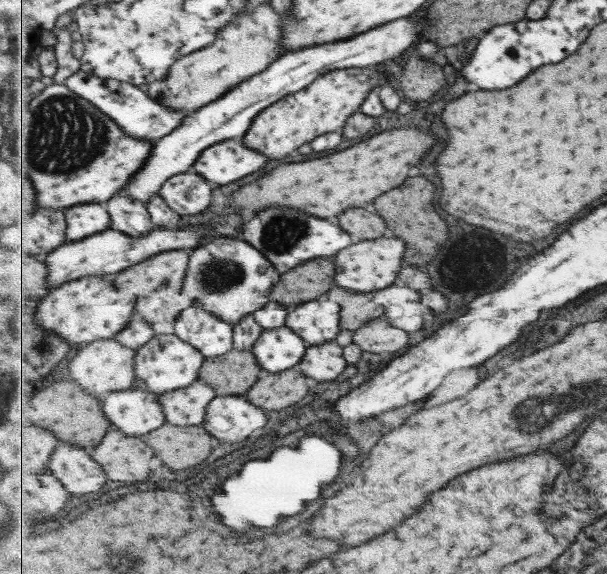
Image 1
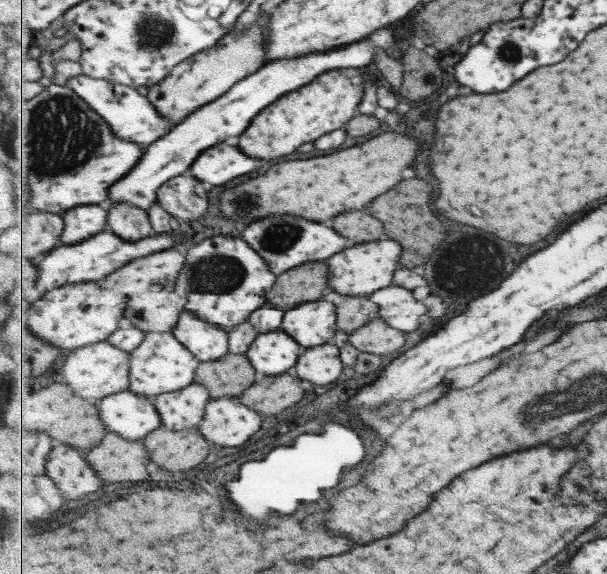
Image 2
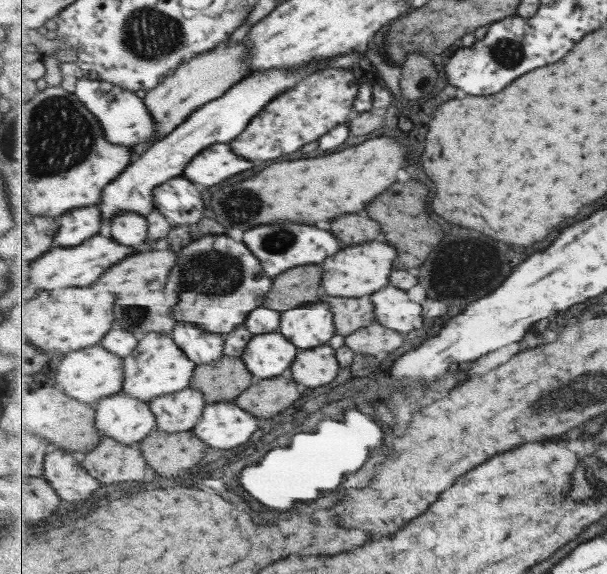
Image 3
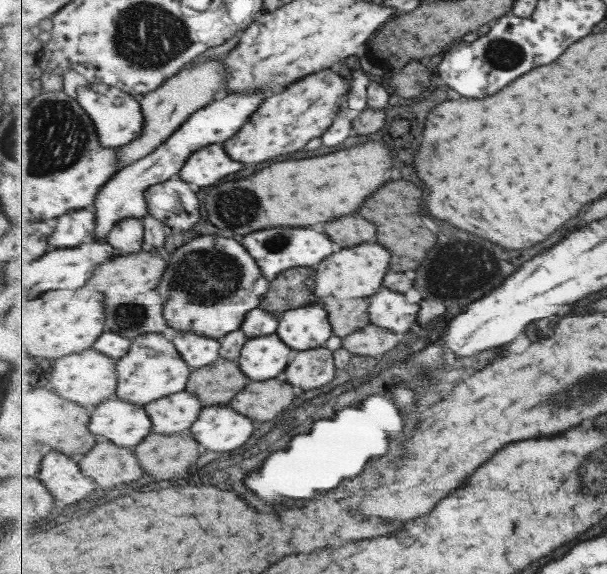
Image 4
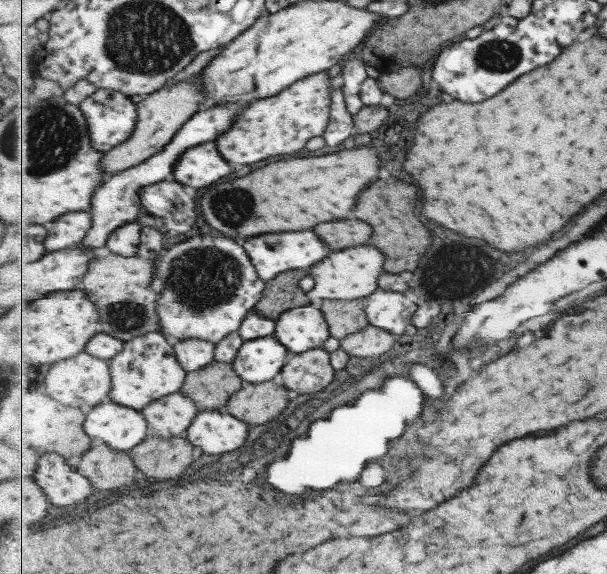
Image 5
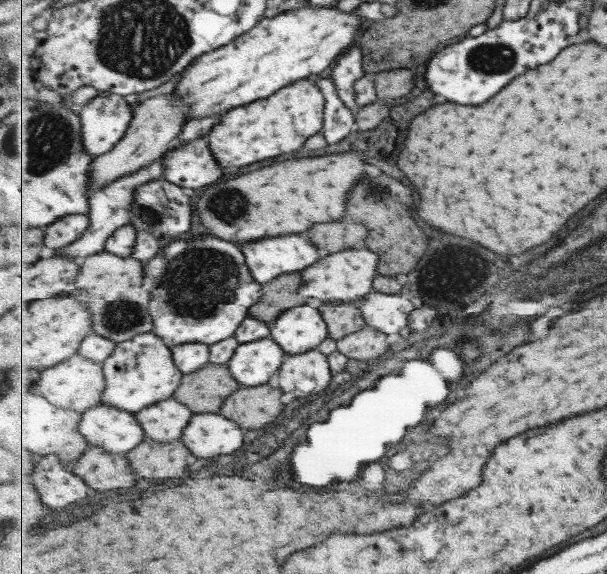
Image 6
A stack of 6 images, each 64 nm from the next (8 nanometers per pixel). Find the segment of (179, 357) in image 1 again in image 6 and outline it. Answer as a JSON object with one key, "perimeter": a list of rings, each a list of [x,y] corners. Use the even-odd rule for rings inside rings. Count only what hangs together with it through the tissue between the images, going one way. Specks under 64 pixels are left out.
{"perimeter":[[[153,331],[117,343],[116,351],[102,365],[106,368],[107,390],[101,404],[133,413],[173,397],[185,376],[175,363],[172,348]]]}

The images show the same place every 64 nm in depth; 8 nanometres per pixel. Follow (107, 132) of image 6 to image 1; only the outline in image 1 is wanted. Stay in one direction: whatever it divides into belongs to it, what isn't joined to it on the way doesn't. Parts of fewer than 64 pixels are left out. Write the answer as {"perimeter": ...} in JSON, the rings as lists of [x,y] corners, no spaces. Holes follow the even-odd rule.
{"perimeter":[[[85,70],[76,72],[66,80],[66,84],[79,96],[89,99],[91,104],[99,107],[133,138],[144,138],[155,143],[158,139],[174,132],[185,121],[187,115],[182,110],[171,110],[165,103],[153,99],[149,94],[129,82],[114,78],[101,78],[99,75],[88,74]]]}

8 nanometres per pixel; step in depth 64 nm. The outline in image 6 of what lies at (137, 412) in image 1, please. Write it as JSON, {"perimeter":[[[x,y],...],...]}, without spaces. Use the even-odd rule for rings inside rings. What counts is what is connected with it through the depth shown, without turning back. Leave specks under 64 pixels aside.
{"perimeter":[[[99,404],[87,409],[82,415],[81,433],[87,442],[109,454],[131,452],[135,446],[147,440],[137,413]]]}

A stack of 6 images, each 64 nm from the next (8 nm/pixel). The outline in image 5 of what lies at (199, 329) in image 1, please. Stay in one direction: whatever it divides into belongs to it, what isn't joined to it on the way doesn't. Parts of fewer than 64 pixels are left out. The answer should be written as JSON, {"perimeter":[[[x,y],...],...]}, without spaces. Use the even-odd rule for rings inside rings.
{"perimeter":[[[186,338],[174,341],[179,363],[186,368],[187,373],[205,369],[215,361],[216,344],[198,338]]]}

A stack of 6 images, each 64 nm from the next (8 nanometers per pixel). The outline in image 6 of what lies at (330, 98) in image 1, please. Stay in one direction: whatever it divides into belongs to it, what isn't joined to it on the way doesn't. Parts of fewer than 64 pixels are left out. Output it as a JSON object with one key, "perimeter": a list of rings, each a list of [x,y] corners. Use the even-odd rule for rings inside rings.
{"perimeter":[[[313,78],[297,81],[278,90],[269,98],[252,102],[247,106],[231,109],[222,123],[214,126],[209,136],[211,150],[223,168],[249,166],[261,160],[289,156],[305,146],[305,142],[321,132],[326,116],[326,95]]]}

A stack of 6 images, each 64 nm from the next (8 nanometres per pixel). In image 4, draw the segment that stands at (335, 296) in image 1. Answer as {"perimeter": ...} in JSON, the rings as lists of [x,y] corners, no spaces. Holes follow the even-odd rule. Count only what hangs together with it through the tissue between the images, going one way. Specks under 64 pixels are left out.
{"perimeter":[[[325,296],[322,307],[329,313],[333,335],[340,338],[345,338],[372,323],[368,297],[335,298]]]}

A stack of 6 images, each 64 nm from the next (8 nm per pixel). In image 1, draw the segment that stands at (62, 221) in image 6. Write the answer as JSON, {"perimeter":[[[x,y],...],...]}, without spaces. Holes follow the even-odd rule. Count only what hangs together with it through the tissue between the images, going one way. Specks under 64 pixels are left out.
{"perimeter":[[[91,203],[91,204],[82,204],[70,207],[69,209],[64,210],[64,213],[67,216],[67,240],[68,241],[77,241],[81,238],[87,238],[94,234],[99,234],[104,230],[111,228],[112,218],[110,211],[106,209],[102,203]]]}

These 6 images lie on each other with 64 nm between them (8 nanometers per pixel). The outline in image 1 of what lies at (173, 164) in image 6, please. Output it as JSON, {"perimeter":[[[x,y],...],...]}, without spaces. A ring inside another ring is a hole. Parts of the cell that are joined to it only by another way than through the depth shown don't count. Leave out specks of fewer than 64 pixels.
{"perimeter":[[[241,137],[211,146],[194,165],[196,172],[213,184],[231,184],[267,166],[267,156],[249,148]]]}

